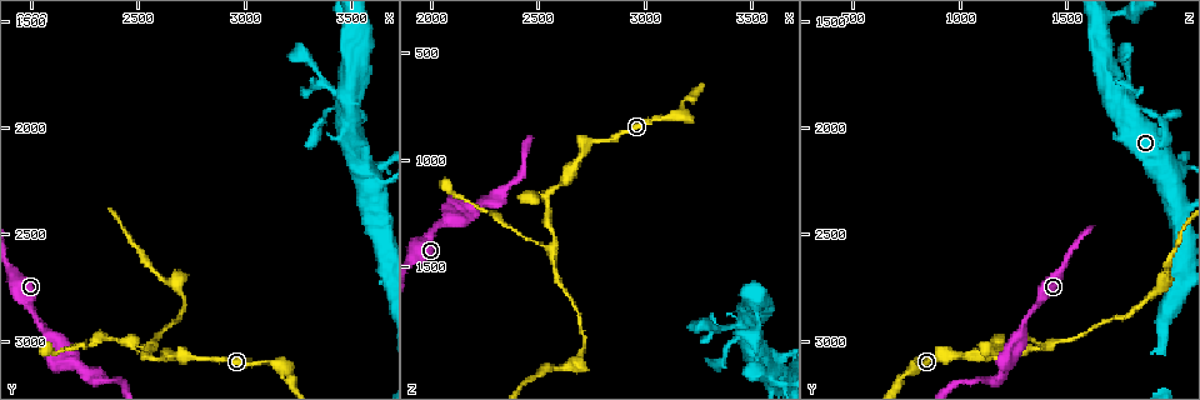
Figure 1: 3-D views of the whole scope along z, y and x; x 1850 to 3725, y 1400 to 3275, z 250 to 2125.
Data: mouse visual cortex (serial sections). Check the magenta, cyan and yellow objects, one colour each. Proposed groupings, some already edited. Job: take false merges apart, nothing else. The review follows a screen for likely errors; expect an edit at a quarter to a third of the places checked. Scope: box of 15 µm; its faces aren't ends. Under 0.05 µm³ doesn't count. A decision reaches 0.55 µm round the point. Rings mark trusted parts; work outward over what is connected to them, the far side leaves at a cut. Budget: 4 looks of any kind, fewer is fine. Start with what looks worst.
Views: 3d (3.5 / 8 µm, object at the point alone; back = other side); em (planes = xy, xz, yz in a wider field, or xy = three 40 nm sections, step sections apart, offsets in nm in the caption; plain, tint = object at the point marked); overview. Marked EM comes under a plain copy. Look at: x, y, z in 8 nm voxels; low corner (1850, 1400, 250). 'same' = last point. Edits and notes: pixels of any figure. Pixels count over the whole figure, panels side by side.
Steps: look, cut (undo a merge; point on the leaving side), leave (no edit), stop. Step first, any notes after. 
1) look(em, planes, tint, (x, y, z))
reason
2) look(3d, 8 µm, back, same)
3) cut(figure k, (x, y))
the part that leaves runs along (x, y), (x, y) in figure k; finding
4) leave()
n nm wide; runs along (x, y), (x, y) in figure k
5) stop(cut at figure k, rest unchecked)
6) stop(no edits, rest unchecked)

look(3d, 3.5 µm, back, (2530, 3060, 1170))
a narrow waist

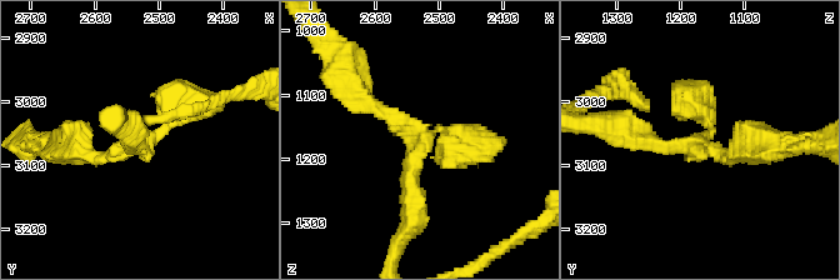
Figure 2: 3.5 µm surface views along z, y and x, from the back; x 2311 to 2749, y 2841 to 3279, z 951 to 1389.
look(em, xy, step 2, tint, (2530, 3065, 1165))
3 arms; arms of 250, 250, 350 nm

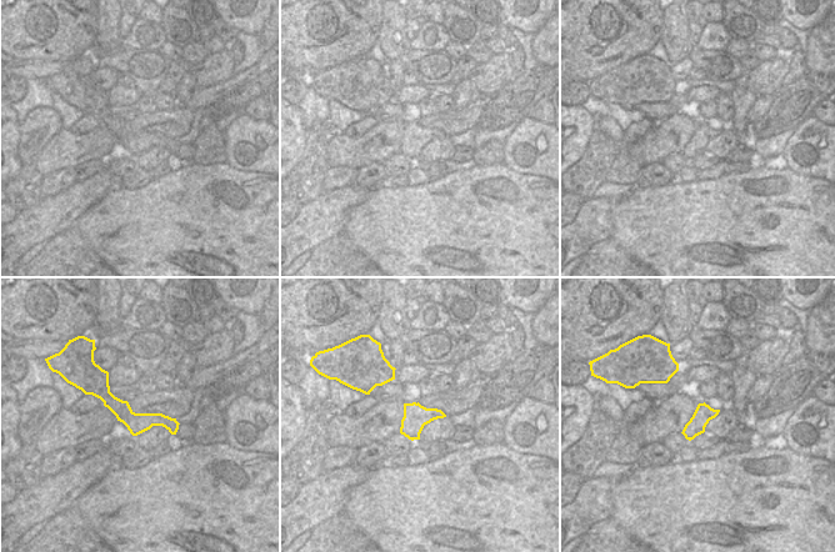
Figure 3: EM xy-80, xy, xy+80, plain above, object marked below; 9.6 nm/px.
leave()
runs along (354, 93), (419, 138), (411, 215) in figure 2; continuous, no second cell

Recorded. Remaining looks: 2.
look(3d, 3.5 µm, (2580, 3020, 1400))
two arms in line, one across

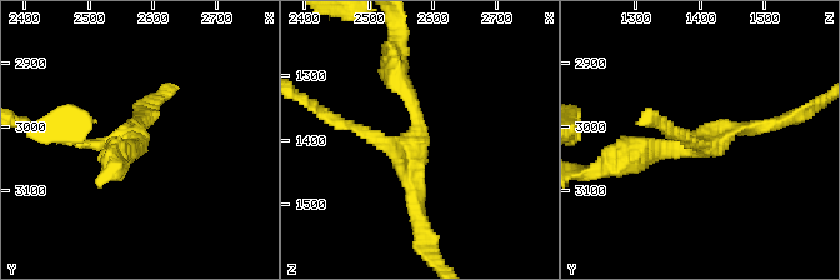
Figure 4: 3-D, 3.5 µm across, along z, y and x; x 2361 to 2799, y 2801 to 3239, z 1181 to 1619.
look(em, xy, step 5, tint, (2565, 3025, 1405))
3 arms; arms of 100, 200, 250 nm; shape alone is not enough

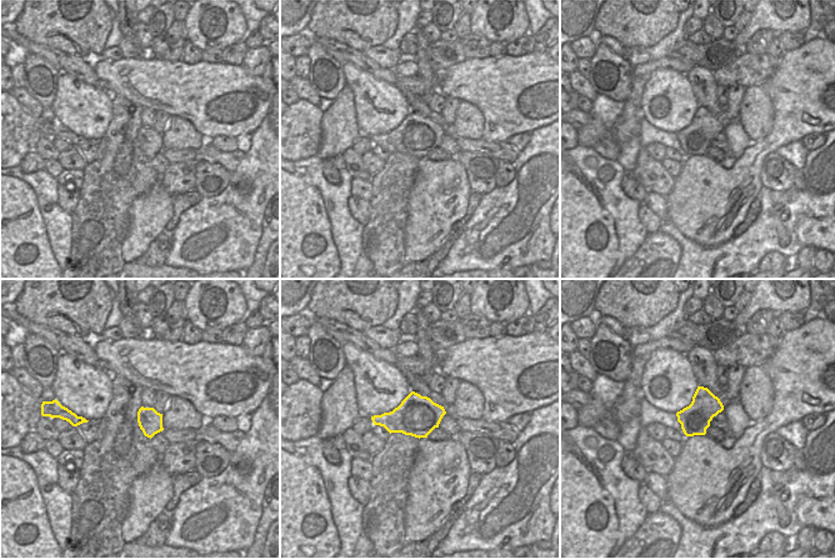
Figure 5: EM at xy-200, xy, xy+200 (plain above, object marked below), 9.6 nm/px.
leave()
runs along (634, 156), (781, 123) in figure 4; continuous, no second cell

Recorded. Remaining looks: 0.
stop(no edits, rest unchecked)

